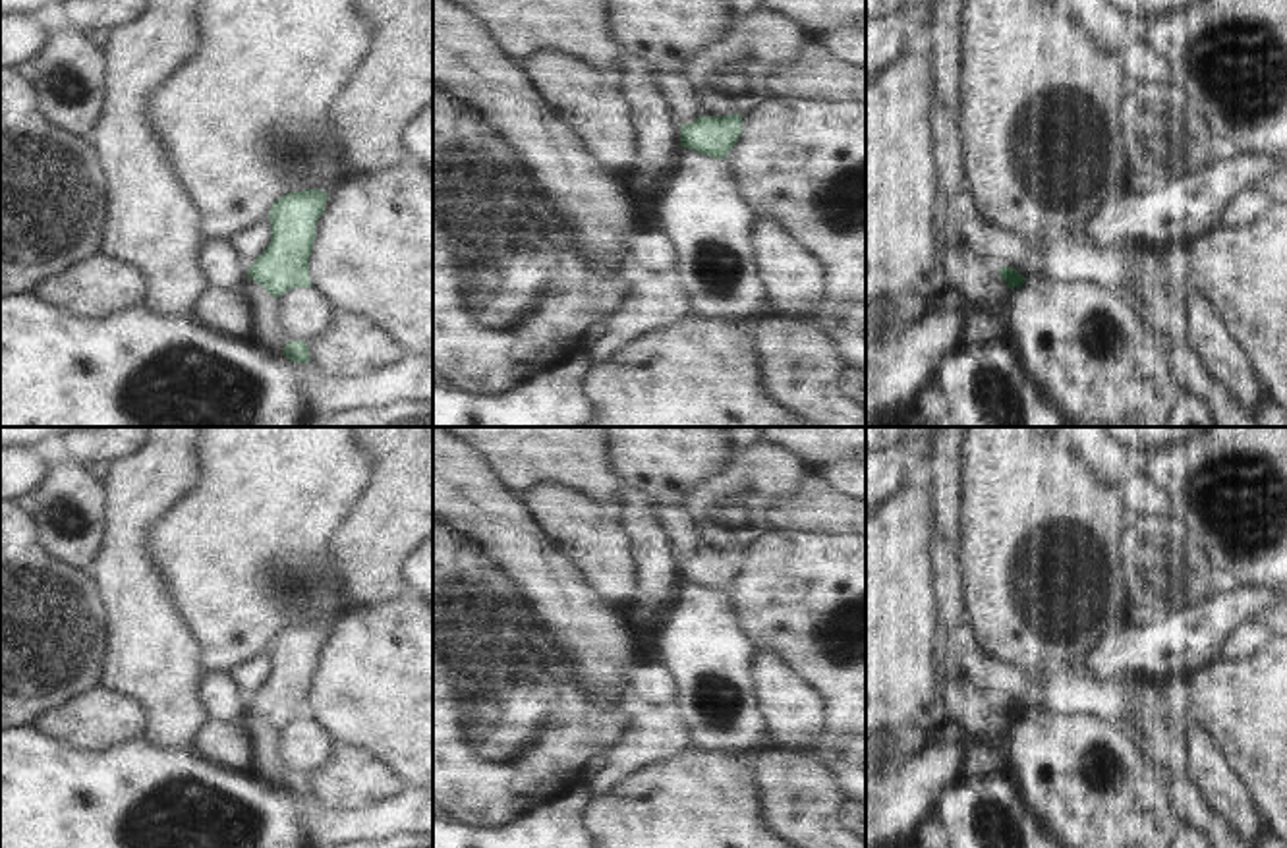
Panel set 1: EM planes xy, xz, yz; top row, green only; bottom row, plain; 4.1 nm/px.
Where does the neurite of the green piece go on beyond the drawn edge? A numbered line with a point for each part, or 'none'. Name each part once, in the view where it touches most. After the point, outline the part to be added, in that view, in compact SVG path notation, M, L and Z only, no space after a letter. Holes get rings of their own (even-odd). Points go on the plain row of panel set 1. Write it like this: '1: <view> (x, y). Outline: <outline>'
none.

